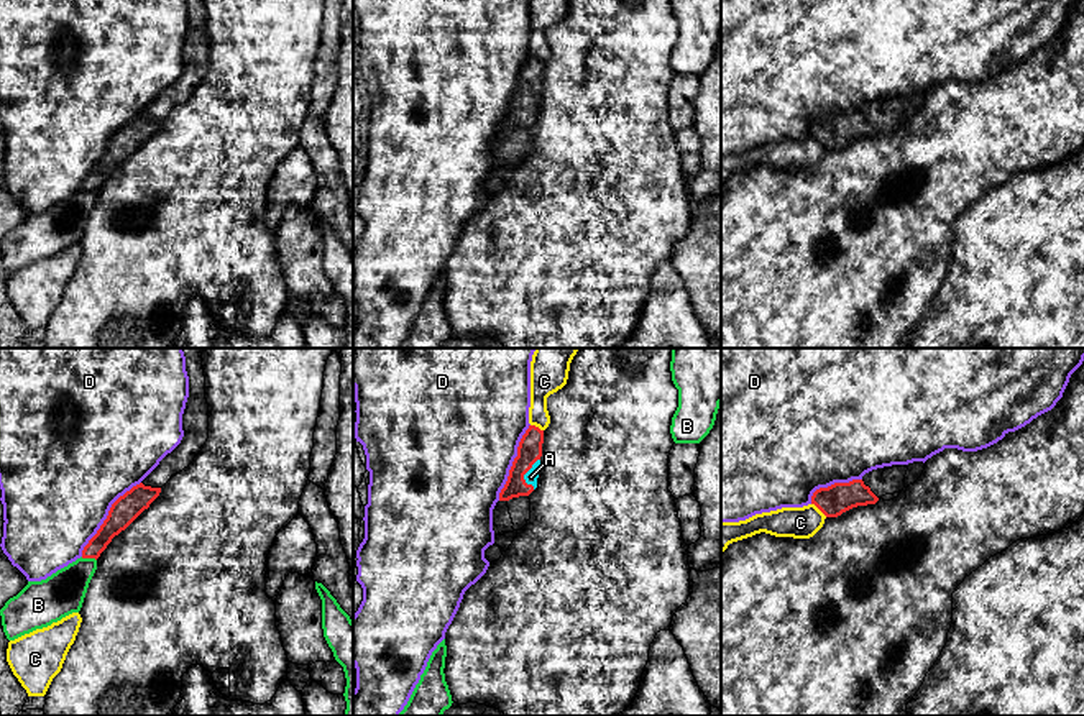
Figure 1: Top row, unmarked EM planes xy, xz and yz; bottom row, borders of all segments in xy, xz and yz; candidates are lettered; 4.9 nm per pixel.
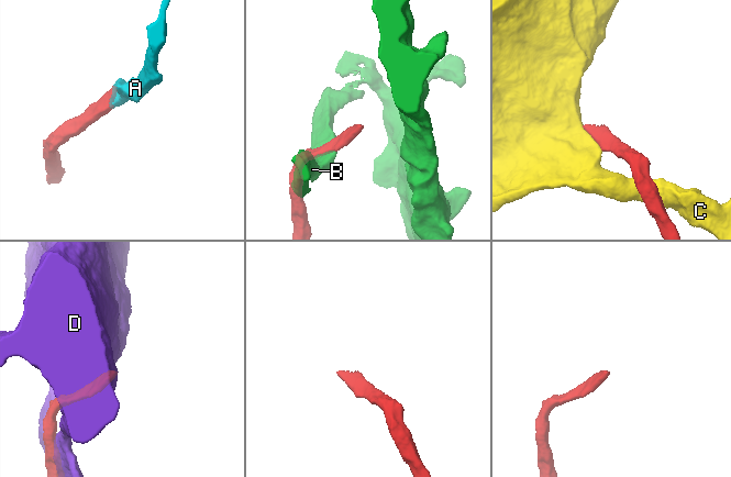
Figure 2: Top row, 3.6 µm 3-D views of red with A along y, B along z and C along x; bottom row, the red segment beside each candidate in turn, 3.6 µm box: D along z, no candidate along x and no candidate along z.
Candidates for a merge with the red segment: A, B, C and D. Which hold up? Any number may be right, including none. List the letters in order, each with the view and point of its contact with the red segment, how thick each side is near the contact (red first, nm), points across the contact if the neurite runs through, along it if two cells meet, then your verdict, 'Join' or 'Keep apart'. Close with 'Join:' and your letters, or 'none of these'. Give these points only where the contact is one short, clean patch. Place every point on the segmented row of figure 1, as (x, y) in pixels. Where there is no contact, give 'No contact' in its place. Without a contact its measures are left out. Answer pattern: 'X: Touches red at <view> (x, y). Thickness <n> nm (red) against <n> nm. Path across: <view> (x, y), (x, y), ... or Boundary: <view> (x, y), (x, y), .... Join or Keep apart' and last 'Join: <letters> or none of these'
A: Touches red at xz (524, 473). Thickness 120 nm (red) against 70 nm. Path across: xz (529, 450), (524, 473), (531, 477). Join
B: Touches red at xy (89, 557). Thickness 120 nm (red) against 220 nm. Keep apart
C: Touches red at yz (820, 509). Thickness 150 nm (red) against 160 nm. Keep apart
D: Touches red at xy (107, 516). Thickness 140 nm (red) against 480 nm. Keep apart
Join: A

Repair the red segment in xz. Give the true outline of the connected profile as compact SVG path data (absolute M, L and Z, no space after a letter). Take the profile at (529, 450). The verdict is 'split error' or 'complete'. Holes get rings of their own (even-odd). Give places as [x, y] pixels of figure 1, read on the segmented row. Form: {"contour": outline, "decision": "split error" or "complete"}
{"contour": "M529 425L519 442L517 457L509 470L508 481L499 493L499 501L529 496L537 488L542 443L544 430L535 425Z", "decision": "split error"}

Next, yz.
{"contour": "M862 480L834 483L828 488L816 489L811 496L811 504L815 504L826 517L838 517L852 507L875 504L877 501L879 498Z", "decision": "complete"}

